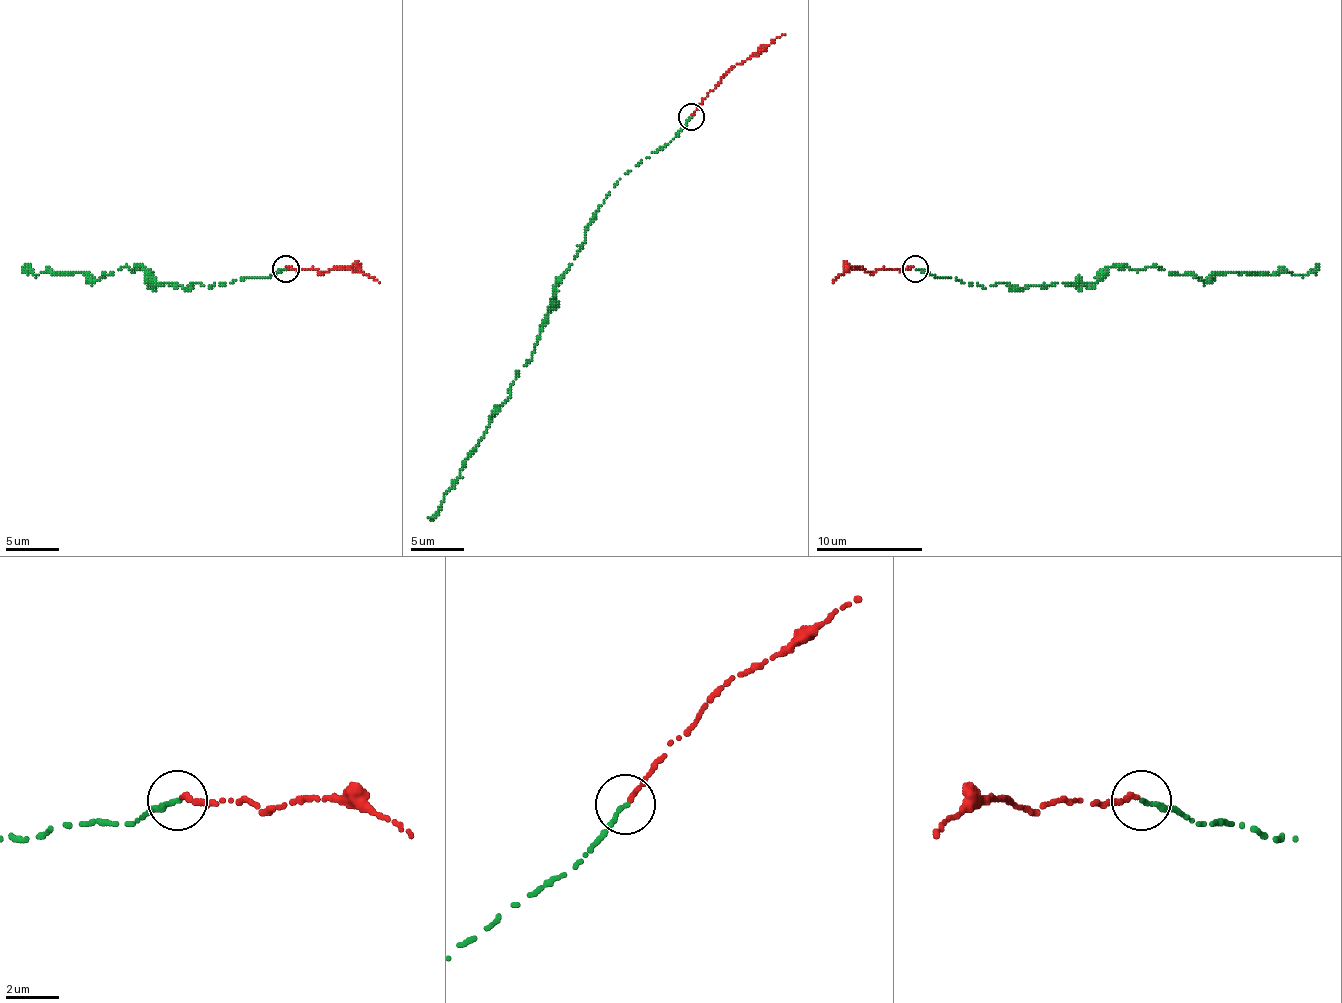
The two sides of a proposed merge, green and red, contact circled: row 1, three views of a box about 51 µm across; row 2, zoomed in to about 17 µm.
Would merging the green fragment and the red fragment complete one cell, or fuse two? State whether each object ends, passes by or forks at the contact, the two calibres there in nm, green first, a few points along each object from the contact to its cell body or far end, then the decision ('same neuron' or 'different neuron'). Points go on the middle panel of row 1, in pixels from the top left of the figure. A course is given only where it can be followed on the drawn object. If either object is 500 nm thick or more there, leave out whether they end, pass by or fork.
green ends; red ends; calibres 180 and 200 nm; course green (692, 117), (617, 181), (596, 213), (510, 397), (433, 520); course red (692, 115), (724, 75), (785, 35); same neuron

